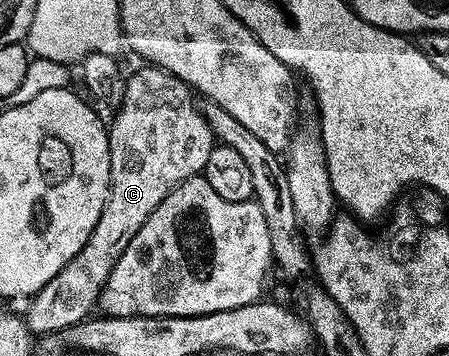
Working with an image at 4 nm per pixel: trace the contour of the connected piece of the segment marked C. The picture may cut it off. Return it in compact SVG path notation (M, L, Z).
M145 67L142 73L131 76L125 82L125 95L121 98L119 112L117 117L117 125L110 124L109 130L109 197L105 200L103 211L99 215L99 223L95 223L95 231L87 239L87 243L83 243L83 247L79 250L69 262L59 271L59 275L55 275L55 279L51 279L44 285L38 293L34 293L28 302L29 314L24 314L23 320L29 326L29 332L34 335L57 335L62 329L70 329L73 325L77 325L80 321L86 320L94 312L95 306L98 304L101 296L101 288L105 286L107 275L110 274L111 267L115 267L115 263L119 259L119 255L123 255L123 251L127 247L127 243L135 235L135 231L139 231L139 227L143 227L143 223L147 223L147 219L151 215L151 211L155 211L155 207L159 207L159 203L163 203L163 199L174 189L176 185L182 185L188 177L196 177L204 170L207 163L207 157L211 155L215 144L213 132L209 130L209 125L205 122L205 117L200 108L195 104L192 105L194 94L188 85L181 81L174 73L167 73L160 67Z

